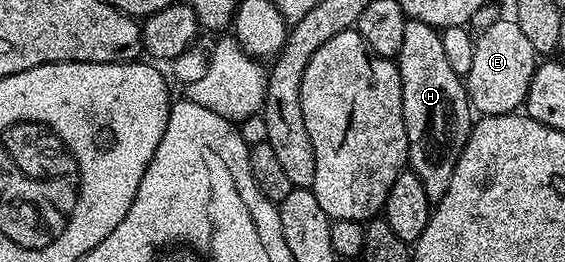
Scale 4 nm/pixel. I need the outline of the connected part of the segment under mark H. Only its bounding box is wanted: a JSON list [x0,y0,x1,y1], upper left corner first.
[395,20,475,203]

